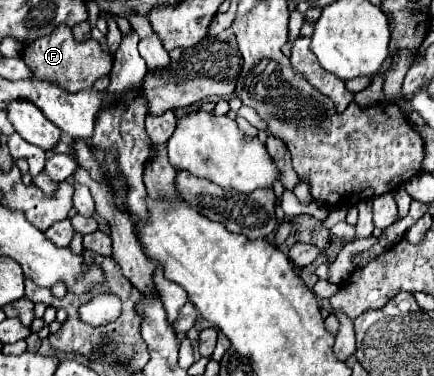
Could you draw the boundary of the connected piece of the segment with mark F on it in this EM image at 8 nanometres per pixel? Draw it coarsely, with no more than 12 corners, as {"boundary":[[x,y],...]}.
{"boundary":[[69,26],[21,54],[35,78],[75,92],[109,74],[113,58]]}

